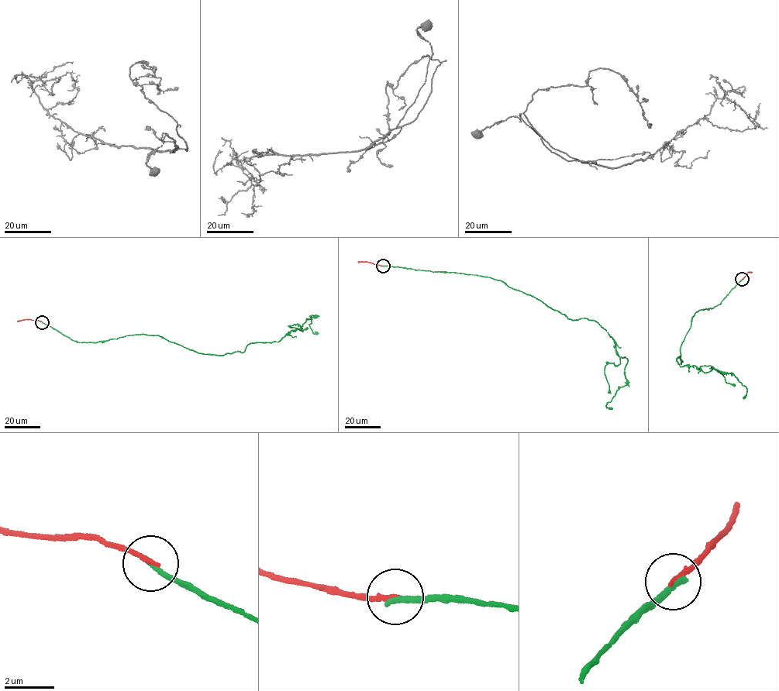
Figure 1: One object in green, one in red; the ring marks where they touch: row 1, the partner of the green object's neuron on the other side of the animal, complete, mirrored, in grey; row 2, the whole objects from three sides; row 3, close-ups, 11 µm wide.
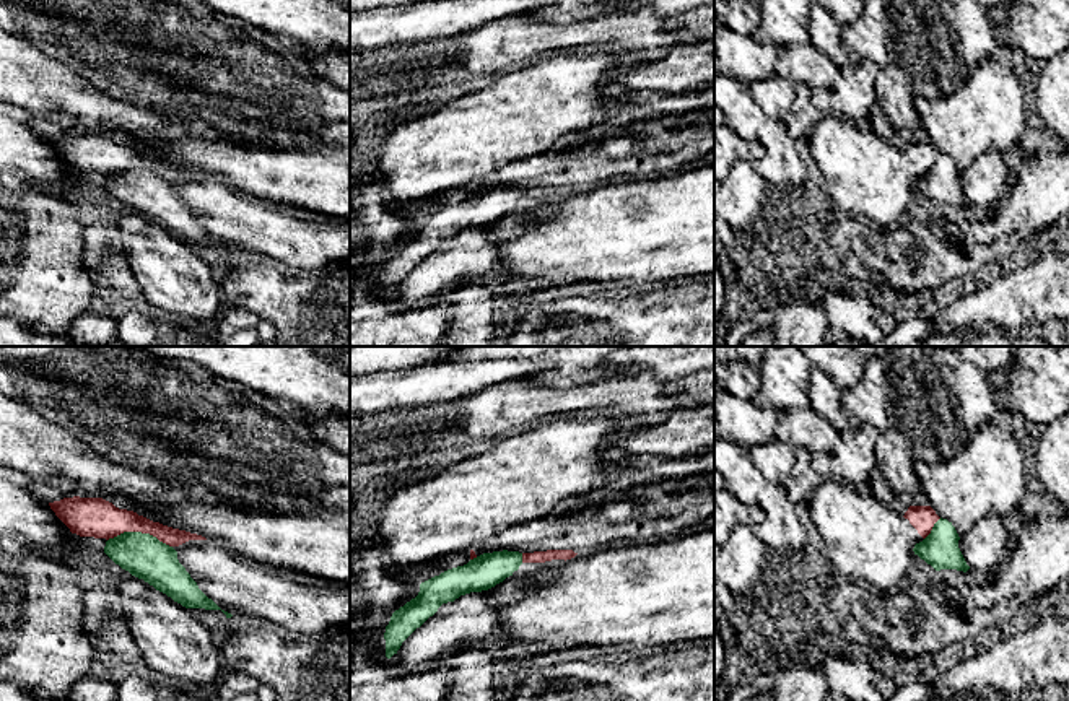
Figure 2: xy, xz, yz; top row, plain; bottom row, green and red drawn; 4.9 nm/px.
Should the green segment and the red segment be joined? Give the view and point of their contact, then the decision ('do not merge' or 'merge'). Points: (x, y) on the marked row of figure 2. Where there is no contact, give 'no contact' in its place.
contact xy (140, 532); do not merge

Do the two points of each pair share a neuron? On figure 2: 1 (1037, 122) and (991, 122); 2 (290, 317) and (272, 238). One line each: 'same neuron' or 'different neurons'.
1: different neurons
2: different neurons

